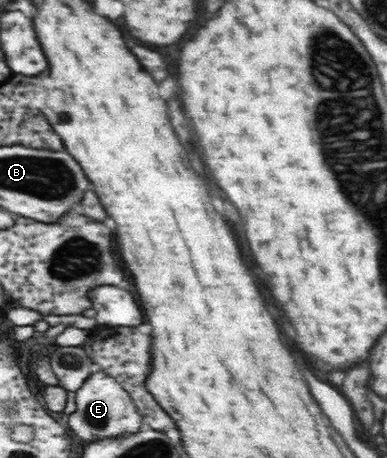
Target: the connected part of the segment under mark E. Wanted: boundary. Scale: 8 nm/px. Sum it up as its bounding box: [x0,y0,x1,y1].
[67,371,143,442]

